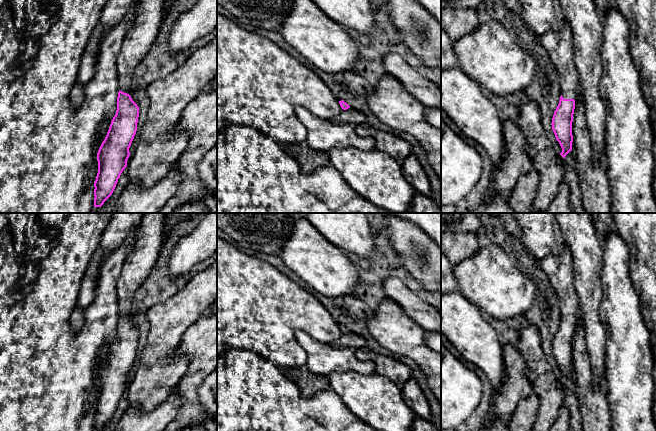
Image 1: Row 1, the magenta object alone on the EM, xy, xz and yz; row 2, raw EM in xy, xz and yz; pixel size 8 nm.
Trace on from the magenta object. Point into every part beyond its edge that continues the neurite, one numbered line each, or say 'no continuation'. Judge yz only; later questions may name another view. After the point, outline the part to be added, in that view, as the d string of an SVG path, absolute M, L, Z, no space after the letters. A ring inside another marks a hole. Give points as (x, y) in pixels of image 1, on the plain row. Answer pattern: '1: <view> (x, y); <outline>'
1: yz (559, 269); M569 247L560 255L548 255L537 260L559 301L564 323L577 323L578 296L574 286L574 265Z

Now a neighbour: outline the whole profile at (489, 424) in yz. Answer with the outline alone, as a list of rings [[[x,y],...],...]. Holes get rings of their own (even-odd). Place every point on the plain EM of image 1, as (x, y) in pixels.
[[[486,416],[484,422],[476,431],[511,431],[510,419],[490,419]]]

